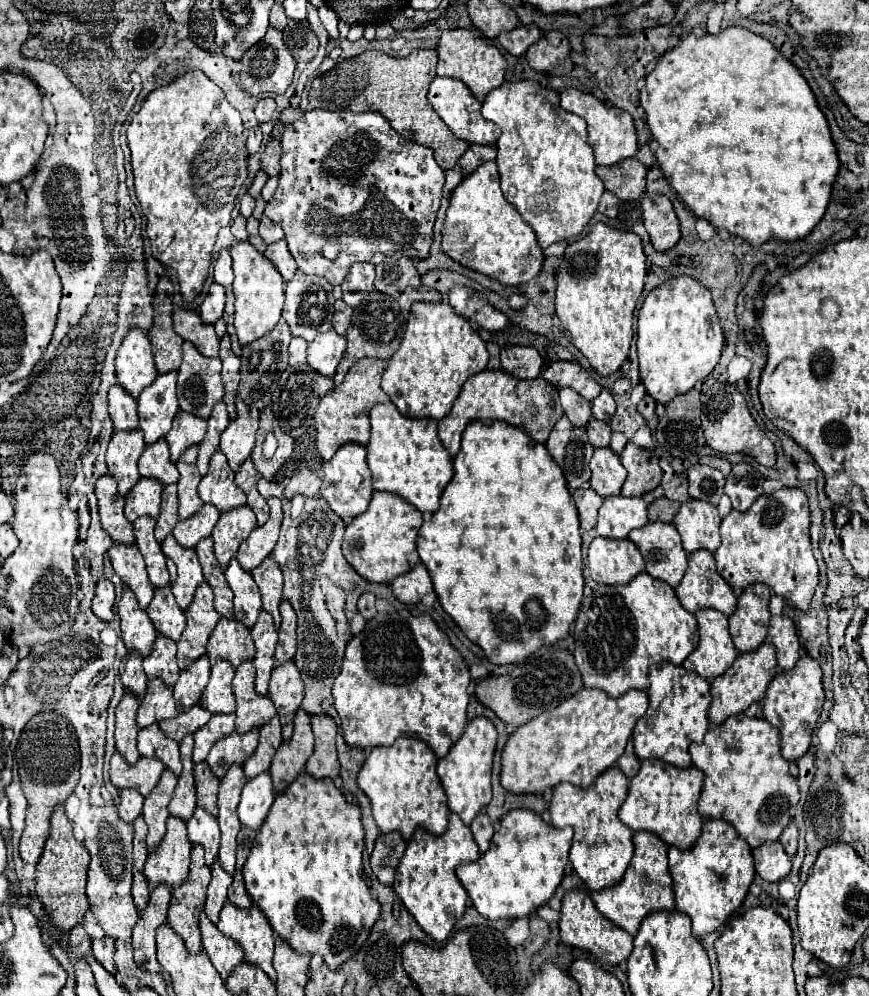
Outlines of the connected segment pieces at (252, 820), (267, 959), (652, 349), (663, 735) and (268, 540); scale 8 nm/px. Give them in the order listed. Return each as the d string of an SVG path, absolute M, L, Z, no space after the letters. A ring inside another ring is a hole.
M262 772L262 774L250 778L242 790L242 798L238 804L240 822L248 828L258 830L260 824L264 822L272 802L274 802L274 788L272 788L270 774Z
M226 902L220 912L218 930L230 938L234 938L244 948L244 960L262 968L272 980L276 972L272 968L272 954L274 954L274 930L268 918L262 914L258 906L250 908L236 908L234 904Z
M672 276L656 286L640 306L636 344L642 384L656 402L668 404L676 394L688 392L714 370L724 346L720 316L710 290L690 276Z
M658 662L650 666L648 672L650 688L648 698L650 706L642 720L638 720L632 734L636 756L640 760L658 758L678 768L688 768L692 764L688 746L690 742L702 742L710 722L708 722L708 706L710 698L710 682L700 674L688 672L682 666L674 666L672 662Z
M268 498L270 516L268 522L262 526L256 526L250 536L242 542L236 558L244 570L254 570L264 558L268 558L276 546L278 530L282 522L282 502L280 498Z

